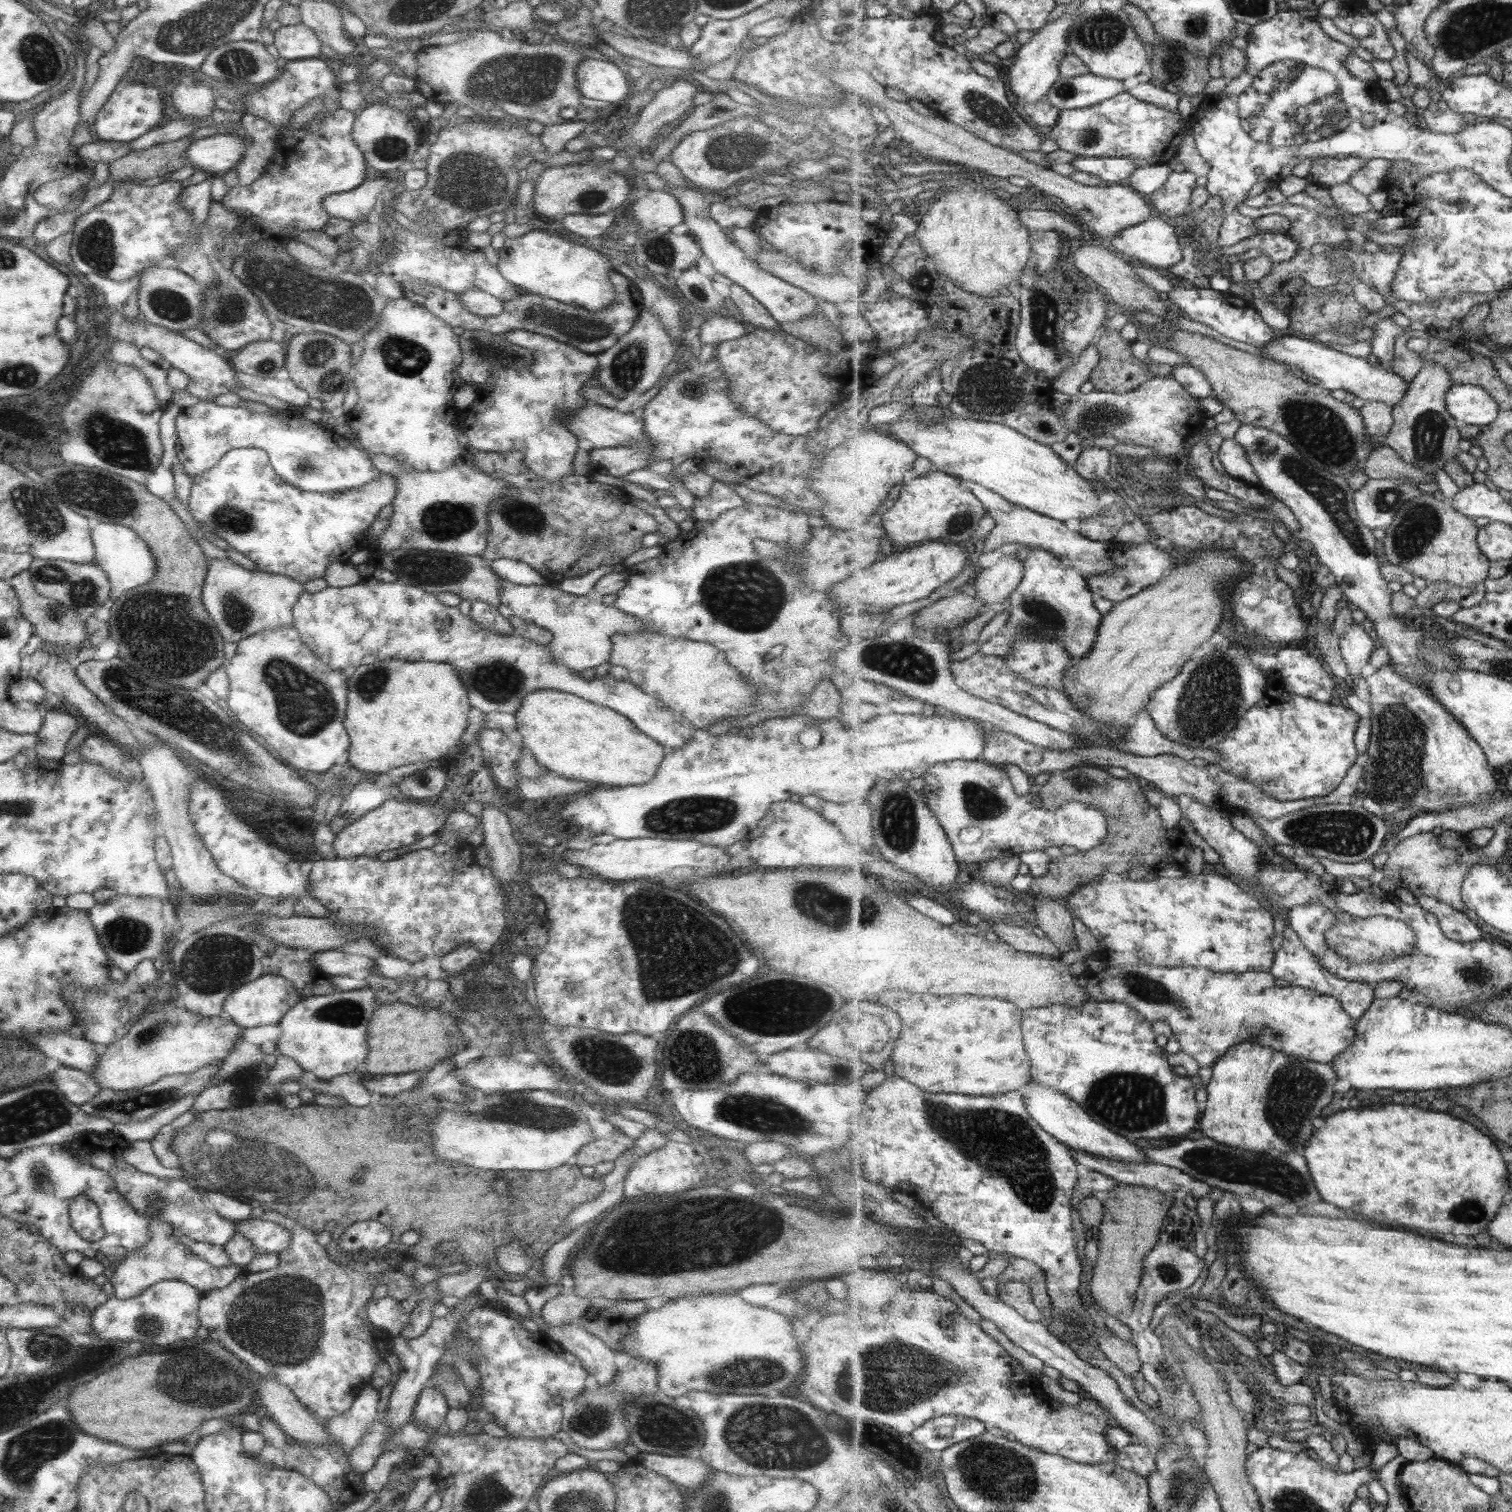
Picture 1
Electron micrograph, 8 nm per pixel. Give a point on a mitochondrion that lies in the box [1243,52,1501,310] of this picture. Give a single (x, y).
(1331, 96)

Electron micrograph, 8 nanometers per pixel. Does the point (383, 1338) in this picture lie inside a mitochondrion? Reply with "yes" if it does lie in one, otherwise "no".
no

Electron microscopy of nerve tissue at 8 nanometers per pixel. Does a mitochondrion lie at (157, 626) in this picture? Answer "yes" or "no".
yes

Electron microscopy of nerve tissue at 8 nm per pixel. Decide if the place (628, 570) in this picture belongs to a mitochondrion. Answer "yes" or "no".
no

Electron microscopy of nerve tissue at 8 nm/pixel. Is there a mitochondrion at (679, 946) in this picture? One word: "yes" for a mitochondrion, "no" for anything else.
yes

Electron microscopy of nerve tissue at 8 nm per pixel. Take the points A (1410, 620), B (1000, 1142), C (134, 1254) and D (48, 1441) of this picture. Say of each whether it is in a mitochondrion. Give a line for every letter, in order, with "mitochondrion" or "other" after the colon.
A: other
B: mitochondrion
C: other
D: mitochondrion

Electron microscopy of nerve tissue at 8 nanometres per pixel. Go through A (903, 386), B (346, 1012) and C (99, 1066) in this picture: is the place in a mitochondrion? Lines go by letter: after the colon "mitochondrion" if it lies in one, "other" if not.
A: other
B: mitochondrion
C: other

